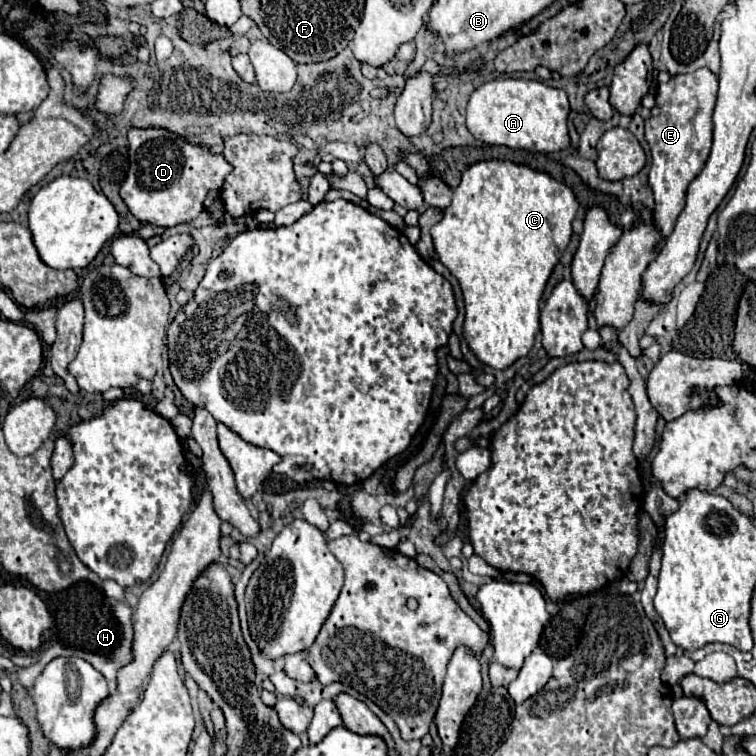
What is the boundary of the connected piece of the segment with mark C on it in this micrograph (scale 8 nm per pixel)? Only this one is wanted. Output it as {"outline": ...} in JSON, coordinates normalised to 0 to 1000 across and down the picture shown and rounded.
{"outline":[[[640,212],[614,225],[595,272],[587,278],[585,291],[571,302],[571,317],[582,347],[608,373],[616,399],[614,447],[640,481],[667,489],[701,466],[706,444],[714,437],[712,399],[725,365],[754,320],[757,291],[762,288],[765,275],[767,270],[759,262],[759,254],[746,241],[693,217]]]}

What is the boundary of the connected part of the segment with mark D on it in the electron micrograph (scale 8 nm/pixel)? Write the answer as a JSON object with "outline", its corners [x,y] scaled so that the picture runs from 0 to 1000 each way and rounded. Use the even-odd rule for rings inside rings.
{"outline":[[[172,172],[172,225],[167,233],[167,241],[159,249],[159,259],[177,288],[185,294],[196,294],[201,299],[233,299],[241,294],[257,291],[267,280],[270,262],[278,251],[291,251],[296,233],[304,228],[304,217],[294,206],[283,206],[275,201],[275,196],[251,193],[249,188],[241,188],[233,177],[225,177],[222,172]]]}

